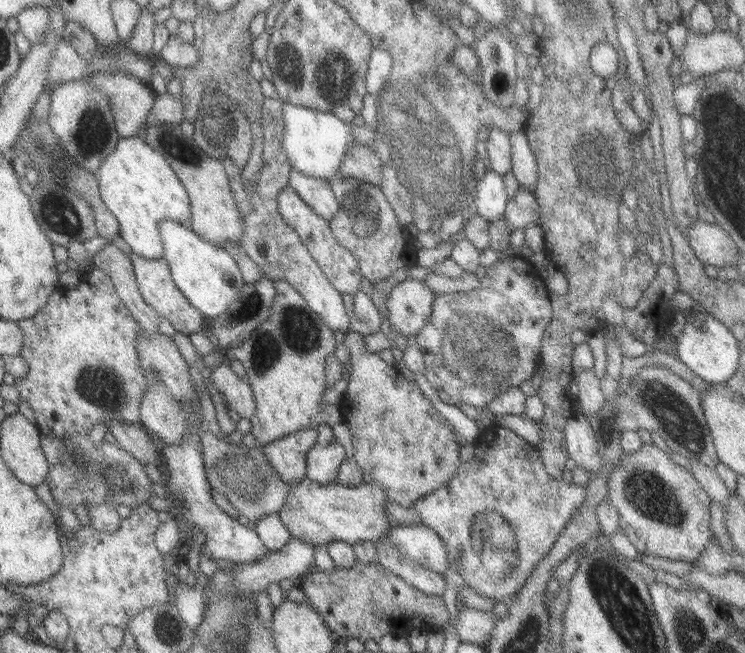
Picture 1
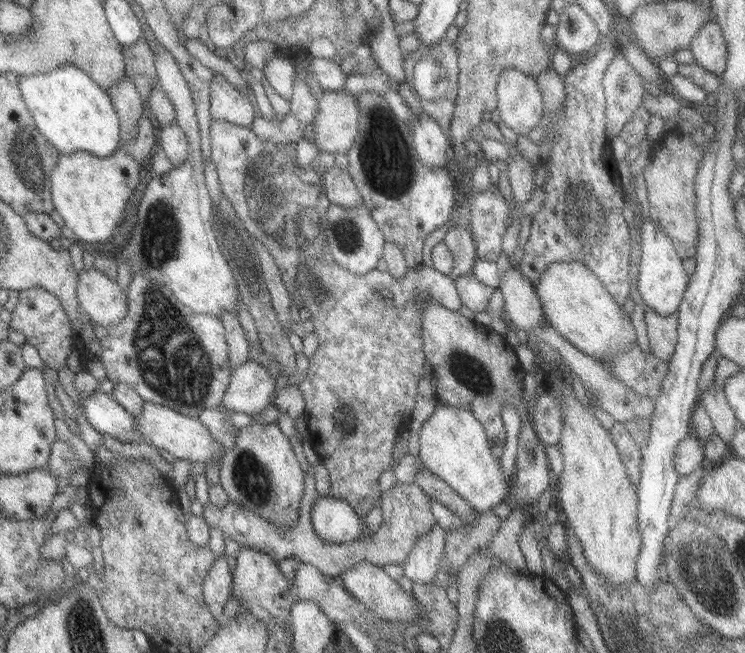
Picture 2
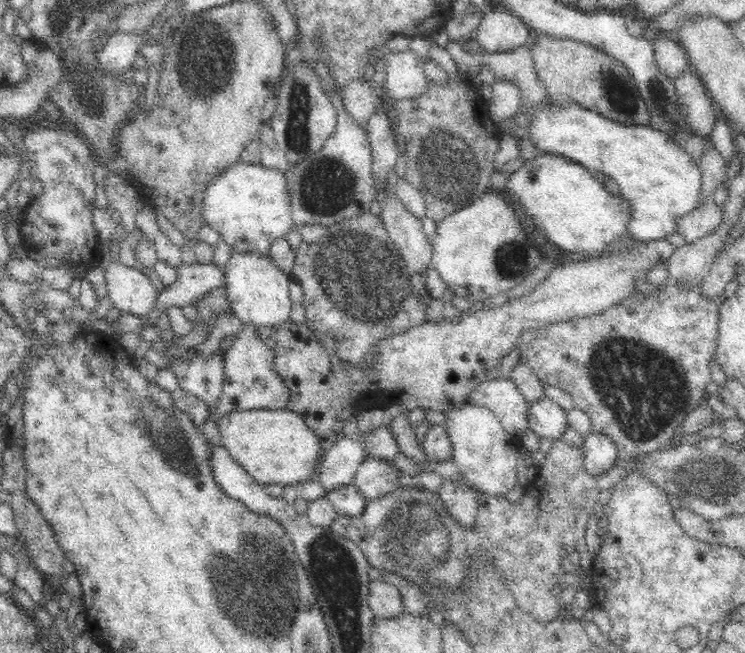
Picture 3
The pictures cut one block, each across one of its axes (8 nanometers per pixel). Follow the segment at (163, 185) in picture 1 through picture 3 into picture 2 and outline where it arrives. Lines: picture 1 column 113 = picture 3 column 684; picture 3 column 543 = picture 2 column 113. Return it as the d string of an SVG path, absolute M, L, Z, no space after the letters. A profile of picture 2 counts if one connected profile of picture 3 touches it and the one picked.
M63 64L59 68L51 68L51 72L19 76L17 88L33 118L35 130L59 154L87 152L97 158L107 158L117 150L119 118L113 102L109 100L109 94L75 64Z

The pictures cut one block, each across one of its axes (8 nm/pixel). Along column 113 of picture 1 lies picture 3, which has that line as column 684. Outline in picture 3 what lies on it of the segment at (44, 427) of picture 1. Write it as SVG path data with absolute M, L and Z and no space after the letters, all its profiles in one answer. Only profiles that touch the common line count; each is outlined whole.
M670 278L664 282L668 284L668 288L662 292L660 288L660 296L652 296L652 298L646 298L644 294L640 292L634 292L626 302L622 302L620 306L616 308L610 308L606 312L600 312L600 314L594 314L590 318L574 318L574 320L568 320L568 322L558 322L558 324L550 324L550 326L540 326L534 330L534 340L522 350L522 362L524 366L542 382L542 384L548 384L548 386L554 386L566 394L572 396L574 400L574 406L576 410L582 410L590 422L592 422L592 430L594 434L606 434L610 440L616 442L616 448L618 448L618 462L620 460L640 460L642 456L646 454L654 454L658 450L664 450L670 440L674 438L674 434L678 432L678 428L684 424L684 420L700 406L704 406L704 398L708 396L708 390L706 390L706 384L712 382L712 374L708 370L710 366L710 360L714 358L716 354L716 348L718 348L718 324L720 324L720 306L716 302L710 302L702 296L700 292L700 286L694 286L694 288L680 288L676 286Z

